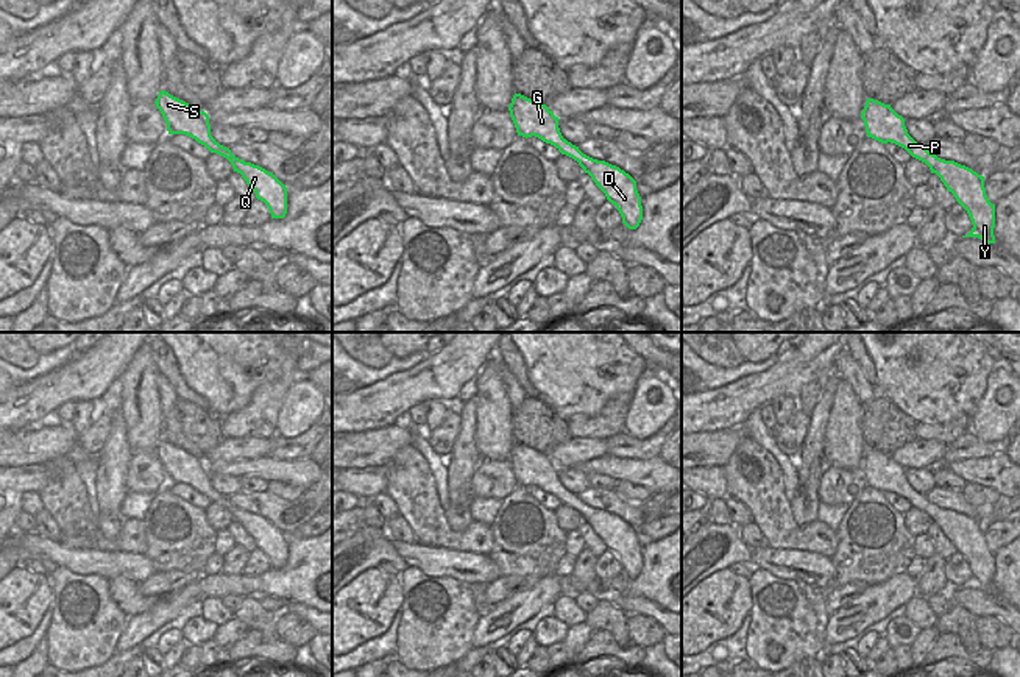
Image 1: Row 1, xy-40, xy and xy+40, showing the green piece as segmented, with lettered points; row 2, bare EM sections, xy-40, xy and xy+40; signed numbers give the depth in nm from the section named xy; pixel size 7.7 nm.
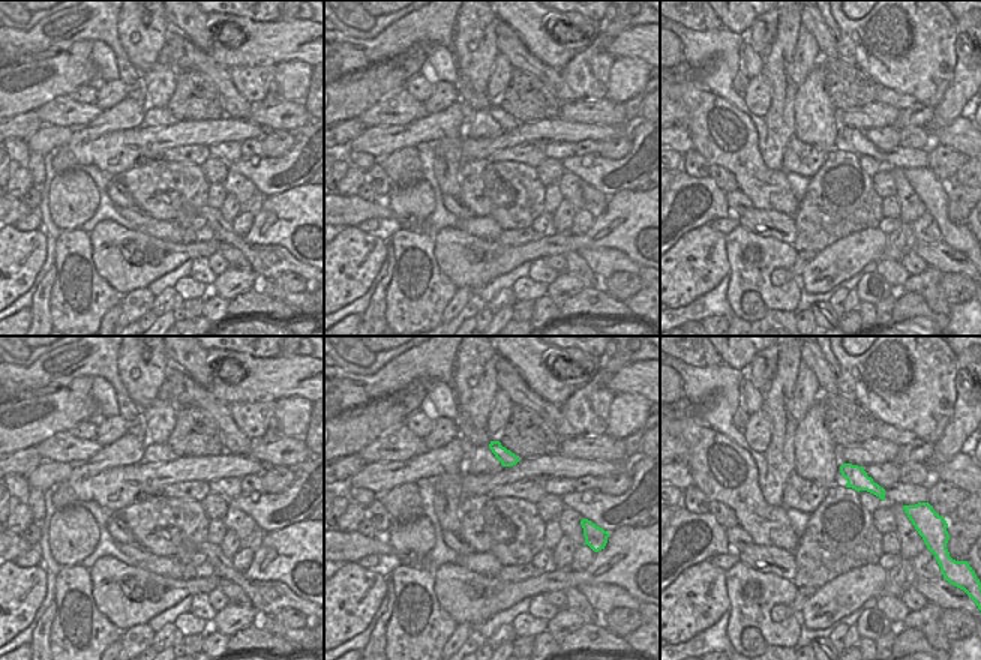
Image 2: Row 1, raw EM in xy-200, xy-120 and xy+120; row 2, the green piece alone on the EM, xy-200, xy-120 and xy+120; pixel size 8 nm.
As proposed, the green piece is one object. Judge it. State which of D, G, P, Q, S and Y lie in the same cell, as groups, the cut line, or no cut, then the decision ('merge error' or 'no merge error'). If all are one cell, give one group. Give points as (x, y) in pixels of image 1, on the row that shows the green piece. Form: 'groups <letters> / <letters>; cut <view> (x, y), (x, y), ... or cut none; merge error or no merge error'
groups D G P Q S Y; cut none; no merge error

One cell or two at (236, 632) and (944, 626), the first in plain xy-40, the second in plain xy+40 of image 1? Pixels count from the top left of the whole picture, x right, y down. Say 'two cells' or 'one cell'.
two cells

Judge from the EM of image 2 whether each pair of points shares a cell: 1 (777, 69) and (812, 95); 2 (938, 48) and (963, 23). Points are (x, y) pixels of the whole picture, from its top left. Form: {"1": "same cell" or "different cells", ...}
{"1": "different cells", "2": "different cells"}

